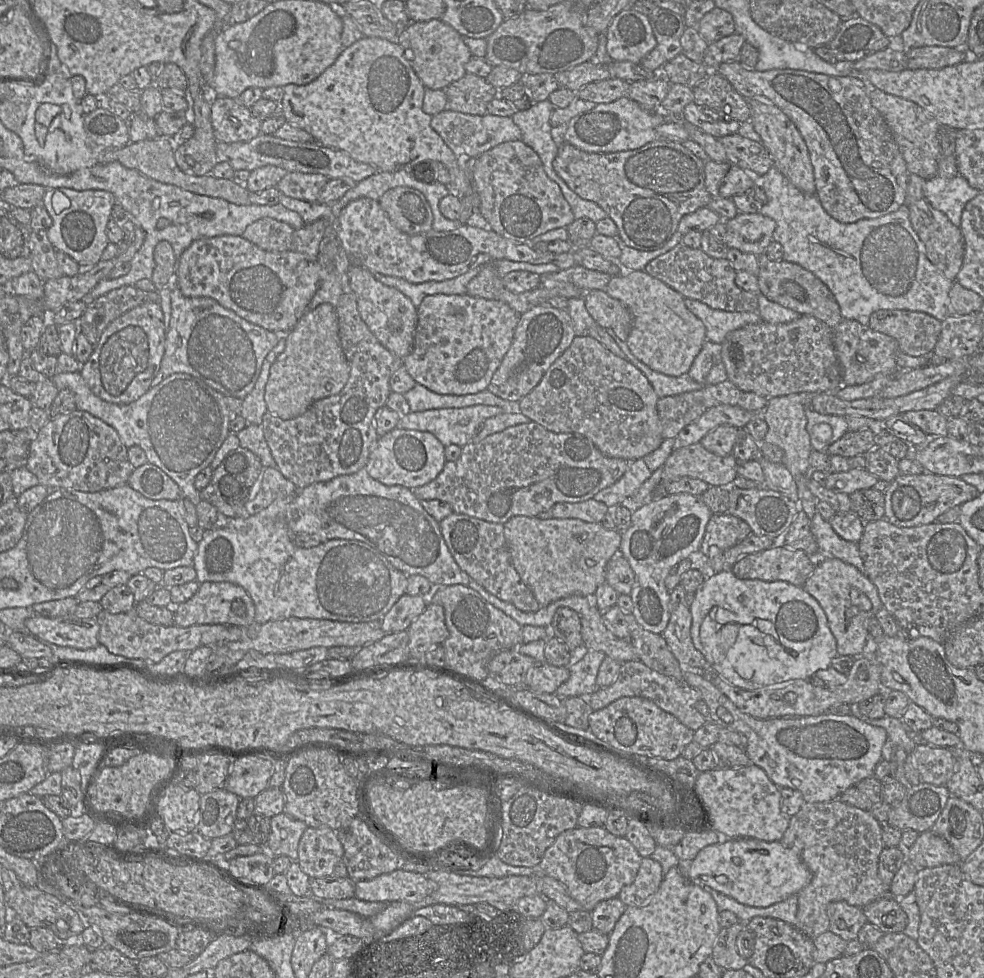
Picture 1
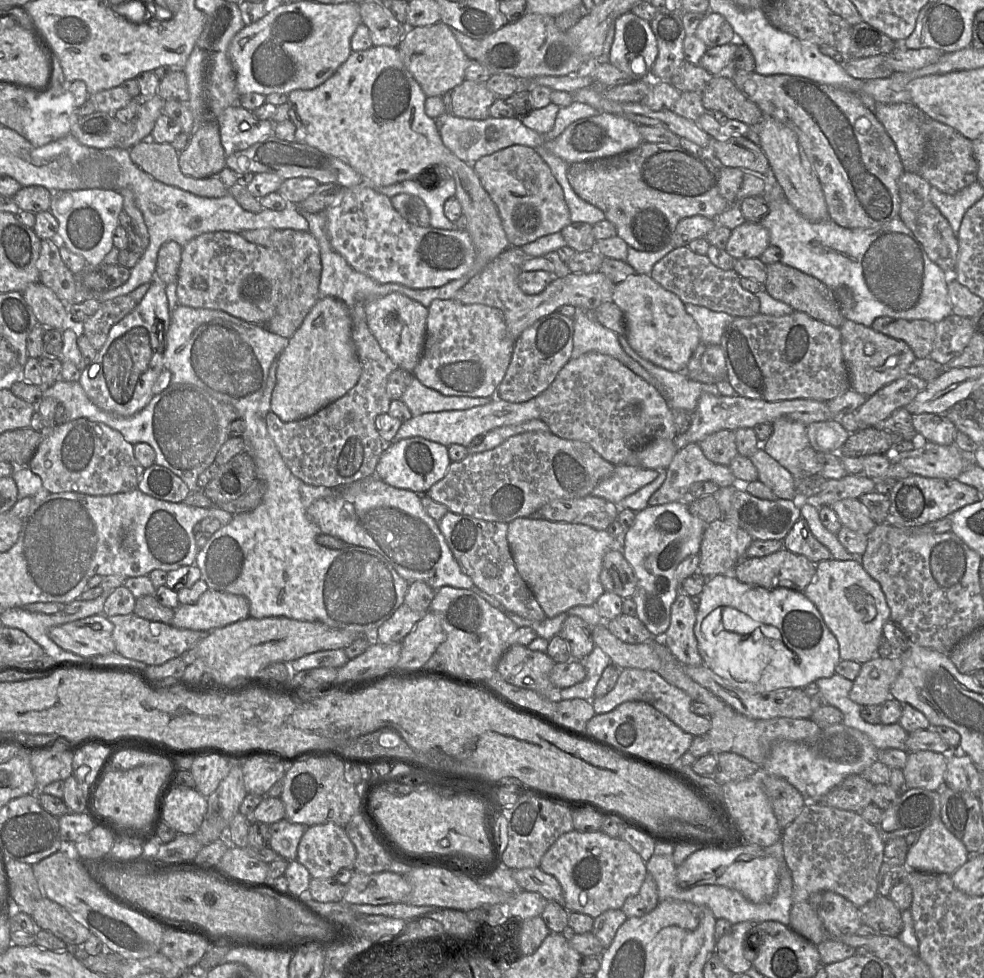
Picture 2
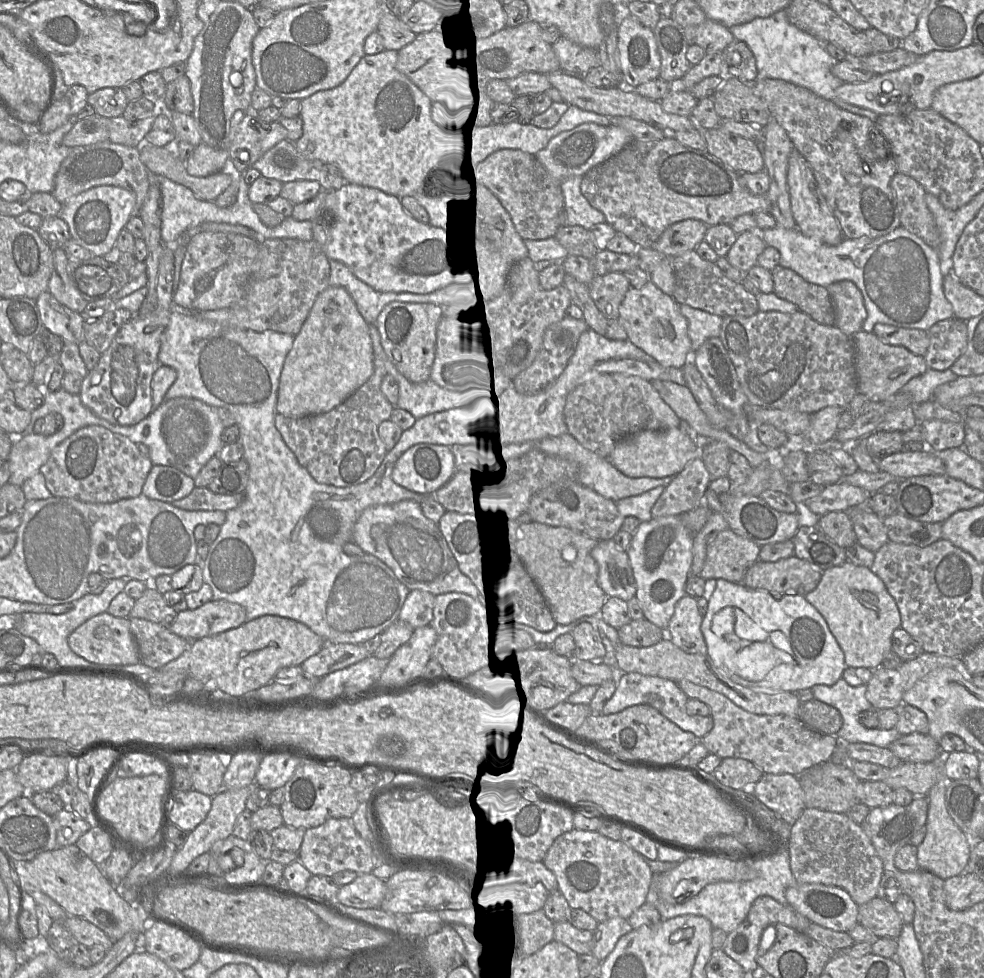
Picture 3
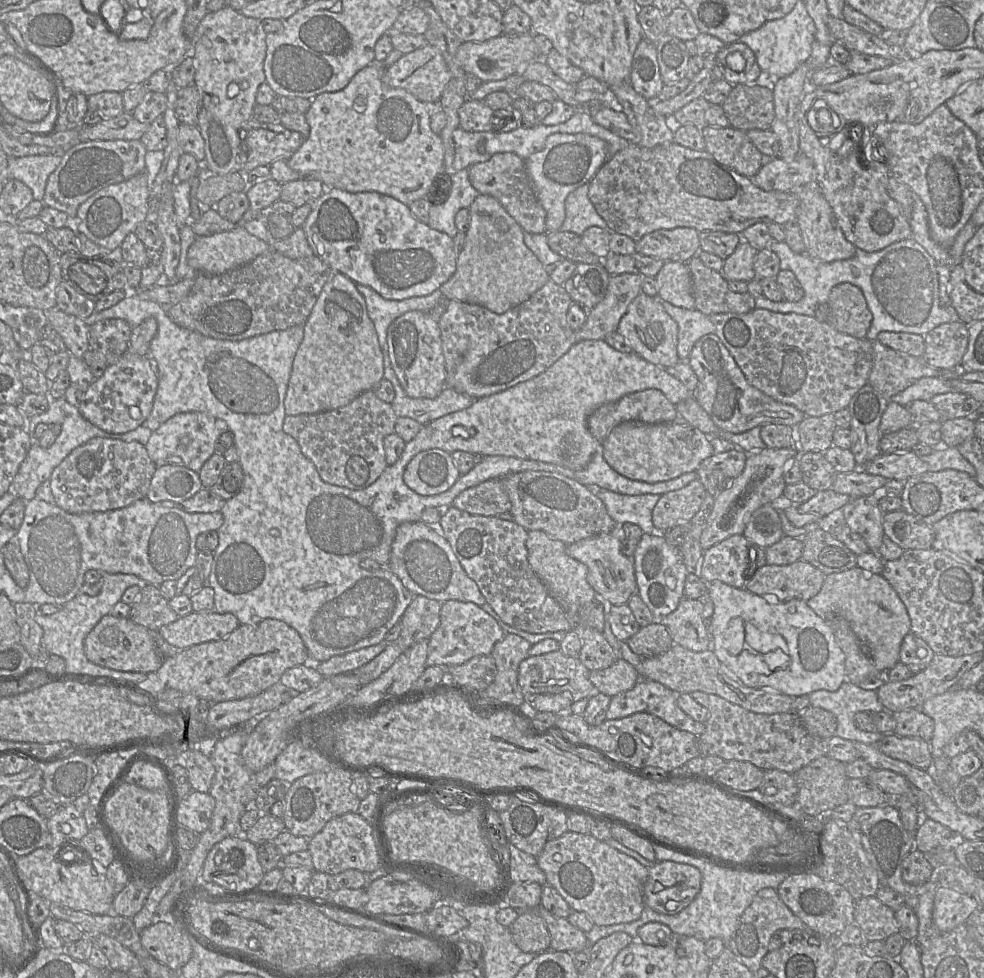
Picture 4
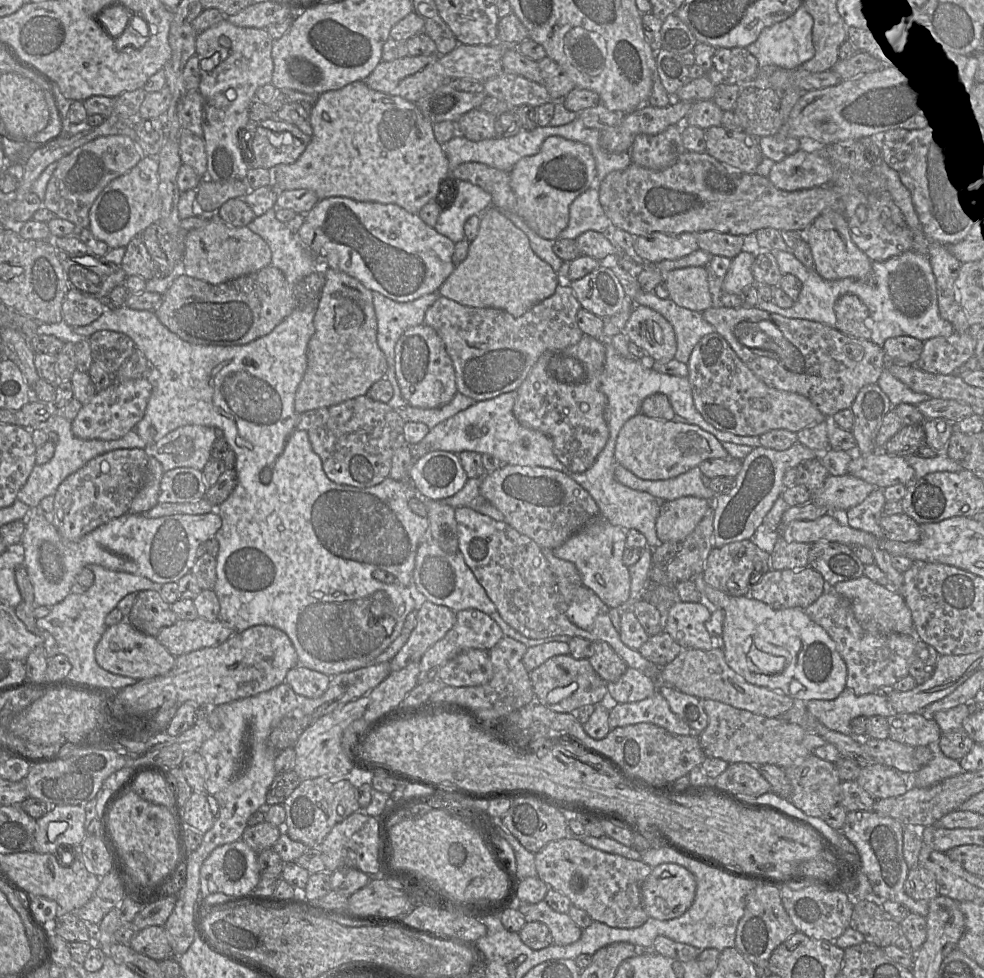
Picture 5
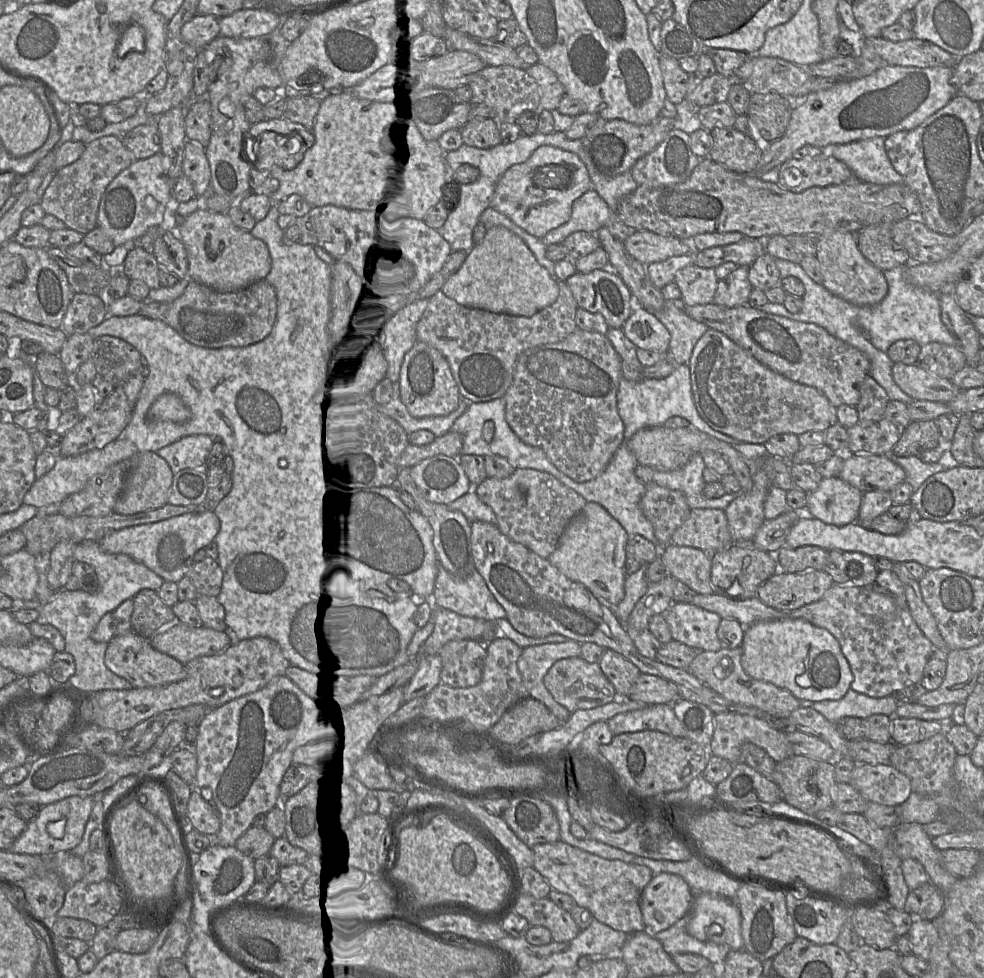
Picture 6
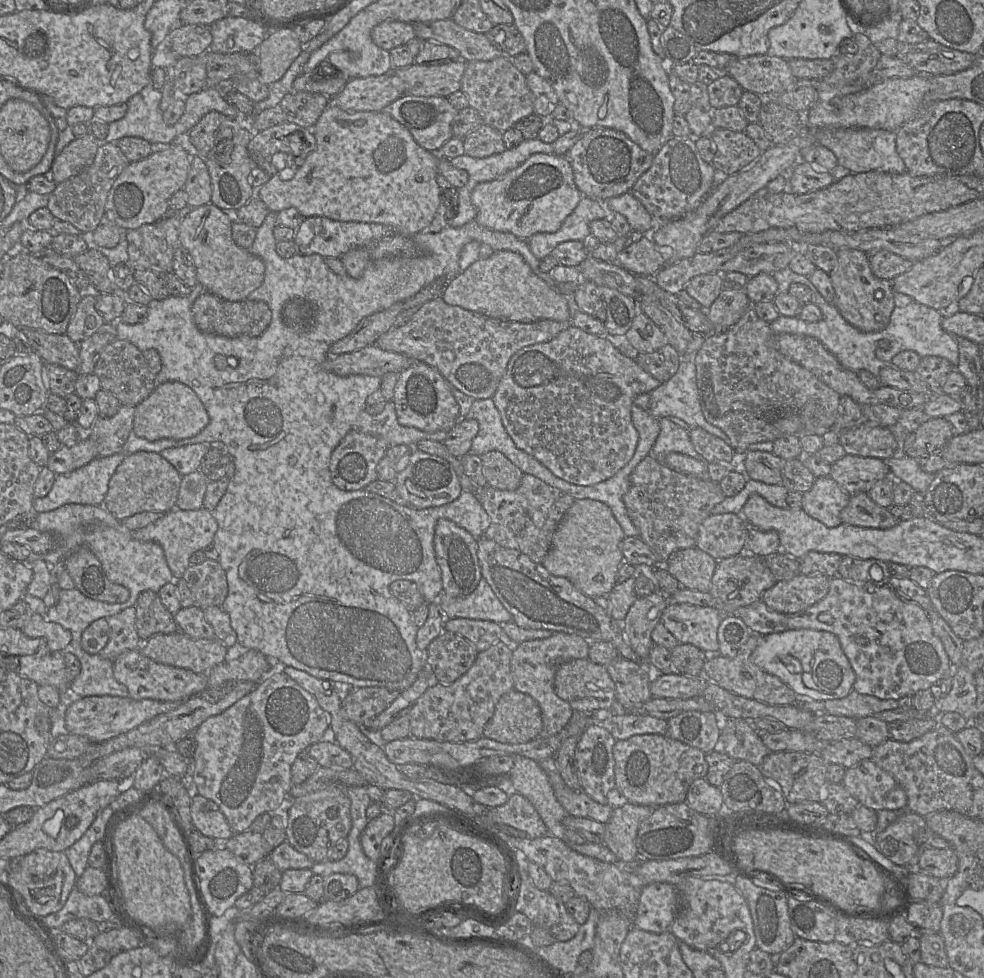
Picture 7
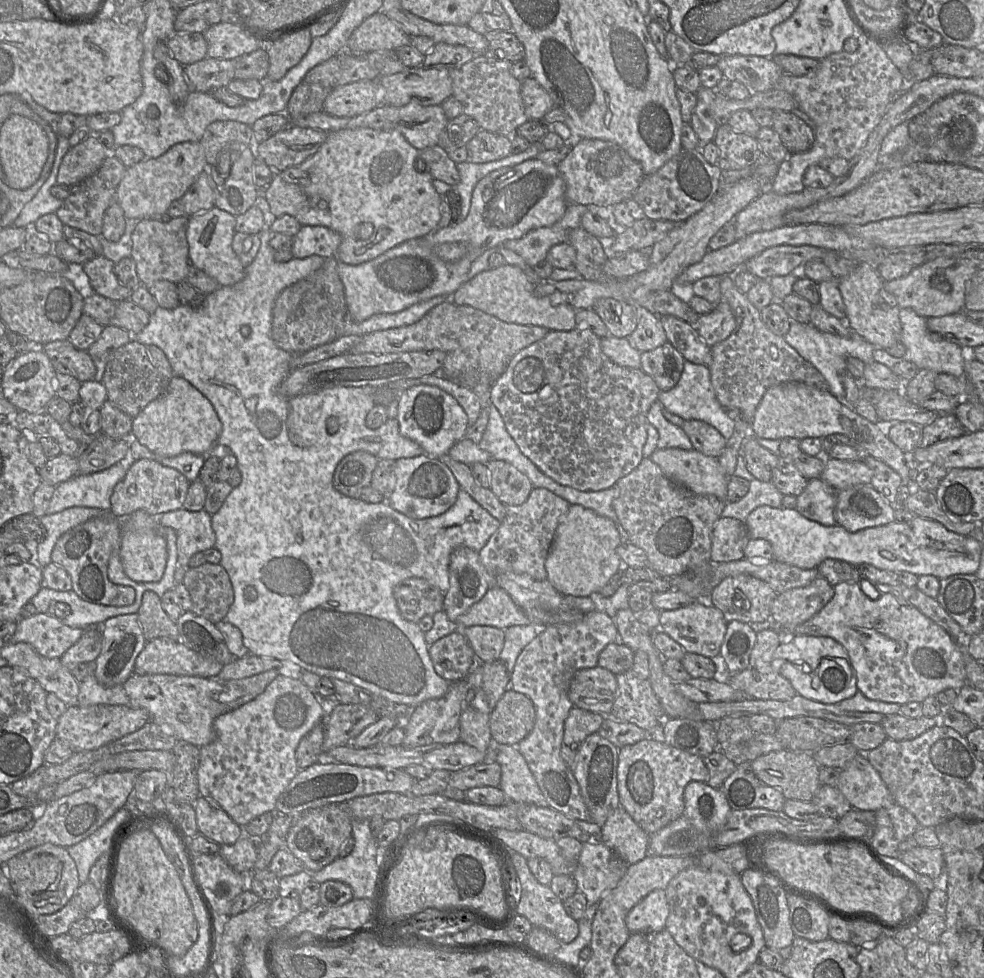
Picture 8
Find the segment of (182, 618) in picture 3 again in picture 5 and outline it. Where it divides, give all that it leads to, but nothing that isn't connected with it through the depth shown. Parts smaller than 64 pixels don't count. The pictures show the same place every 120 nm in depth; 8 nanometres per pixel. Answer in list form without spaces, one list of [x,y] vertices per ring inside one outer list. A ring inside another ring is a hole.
[[[200,617],[195,620],[177,620],[173,625],[162,628],[155,636],[170,654],[175,657],[206,647],[218,646],[227,641],[236,630],[226,622],[207,621]]]

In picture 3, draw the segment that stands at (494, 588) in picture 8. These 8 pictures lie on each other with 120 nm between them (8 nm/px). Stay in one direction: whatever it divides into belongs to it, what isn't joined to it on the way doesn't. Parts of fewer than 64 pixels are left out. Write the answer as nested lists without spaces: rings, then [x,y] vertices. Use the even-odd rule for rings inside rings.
[[[403,500],[365,509],[355,523],[353,542],[390,567],[410,591],[423,590],[434,596],[458,592],[473,598],[480,594],[473,581],[460,571],[438,524],[423,514],[416,501]]]

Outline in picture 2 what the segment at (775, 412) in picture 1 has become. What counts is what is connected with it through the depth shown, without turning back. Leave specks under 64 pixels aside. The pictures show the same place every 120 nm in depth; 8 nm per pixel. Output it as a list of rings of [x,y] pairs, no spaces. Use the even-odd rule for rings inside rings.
[[[786,418],[777,419],[772,423],[772,426],[773,426],[773,433],[766,442],[761,442],[761,443],[765,443],[764,450],[792,474],[792,476],[795,479],[795,490],[796,490],[796,480],[803,478],[803,472],[801,470],[801,465],[799,462],[799,453],[806,447],[810,446],[807,434],[807,426],[800,422],[792,421]]]

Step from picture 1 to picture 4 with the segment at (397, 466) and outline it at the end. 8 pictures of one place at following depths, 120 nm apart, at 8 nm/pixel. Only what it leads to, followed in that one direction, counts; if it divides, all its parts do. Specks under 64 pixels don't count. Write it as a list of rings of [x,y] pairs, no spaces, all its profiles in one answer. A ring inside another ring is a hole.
[[[429,449],[420,452],[410,461],[403,480],[417,494],[431,496],[447,491],[460,475],[450,453]]]

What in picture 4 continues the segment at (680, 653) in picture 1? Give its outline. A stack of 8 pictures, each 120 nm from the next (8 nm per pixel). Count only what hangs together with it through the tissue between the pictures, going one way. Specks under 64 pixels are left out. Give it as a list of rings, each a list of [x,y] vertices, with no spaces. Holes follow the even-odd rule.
[[[683,598],[678,607],[668,616],[666,616],[663,620],[656,620],[662,621],[667,629],[669,630],[673,642],[675,645],[680,645],[683,648],[686,648],[693,652],[703,652],[706,650],[711,650],[711,637],[708,631],[708,625],[706,624],[705,620],[703,619],[703,610],[704,610],[704,601],[700,599],[688,599]]]

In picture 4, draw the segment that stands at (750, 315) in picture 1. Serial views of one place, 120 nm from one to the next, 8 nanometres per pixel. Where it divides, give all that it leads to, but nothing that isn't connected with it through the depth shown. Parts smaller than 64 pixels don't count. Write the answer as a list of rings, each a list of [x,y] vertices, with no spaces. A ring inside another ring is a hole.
[[[662,298],[660,301],[665,311],[678,325],[677,352],[680,361],[686,361],[695,343],[703,336],[715,332],[715,325],[709,316],[697,309],[677,307]]]

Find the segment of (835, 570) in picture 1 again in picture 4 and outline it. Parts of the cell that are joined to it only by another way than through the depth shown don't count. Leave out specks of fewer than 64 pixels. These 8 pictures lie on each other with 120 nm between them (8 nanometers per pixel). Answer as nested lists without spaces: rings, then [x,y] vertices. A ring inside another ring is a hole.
[[[858,566],[828,574],[819,593],[807,604],[824,620],[835,615],[845,618],[879,671],[888,672],[900,661],[901,643],[911,630],[911,621],[905,605],[881,574]]]

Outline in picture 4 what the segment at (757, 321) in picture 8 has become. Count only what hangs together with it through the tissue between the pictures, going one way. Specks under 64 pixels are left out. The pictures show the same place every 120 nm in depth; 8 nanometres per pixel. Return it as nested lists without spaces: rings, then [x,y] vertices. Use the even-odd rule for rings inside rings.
[[[715,333],[700,338],[686,361],[698,378],[698,386],[691,392],[692,396],[722,430],[739,434],[764,424],[794,427],[806,417],[796,407],[778,402],[753,387]]]

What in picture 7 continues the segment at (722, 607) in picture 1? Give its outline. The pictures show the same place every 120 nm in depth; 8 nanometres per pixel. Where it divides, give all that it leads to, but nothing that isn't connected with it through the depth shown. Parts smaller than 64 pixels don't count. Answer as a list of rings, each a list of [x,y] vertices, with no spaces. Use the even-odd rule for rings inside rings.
[[[691,547],[673,552],[663,565],[681,583],[682,588],[710,592],[717,562],[705,551]],[[792,629],[763,635],[753,652],[753,662],[780,678],[797,695],[807,695],[816,701],[846,697],[854,689],[856,680],[838,637],[828,631]]]

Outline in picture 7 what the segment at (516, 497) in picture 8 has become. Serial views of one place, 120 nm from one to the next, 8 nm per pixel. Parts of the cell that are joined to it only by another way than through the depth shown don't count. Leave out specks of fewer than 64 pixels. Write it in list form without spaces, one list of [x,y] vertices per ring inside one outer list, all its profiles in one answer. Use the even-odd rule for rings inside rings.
[[[489,451],[480,457],[483,474],[489,486],[501,490],[515,490],[519,487],[524,473],[503,453]]]

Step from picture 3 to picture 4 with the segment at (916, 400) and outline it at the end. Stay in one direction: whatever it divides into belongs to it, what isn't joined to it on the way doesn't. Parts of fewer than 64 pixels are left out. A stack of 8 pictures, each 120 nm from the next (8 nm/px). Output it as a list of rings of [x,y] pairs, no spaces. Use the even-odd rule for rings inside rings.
[[[940,376],[921,378],[903,391],[894,395],[890,401],[906,406],[915,400],[930,401],[934,396],[953,391],[951,378]]]

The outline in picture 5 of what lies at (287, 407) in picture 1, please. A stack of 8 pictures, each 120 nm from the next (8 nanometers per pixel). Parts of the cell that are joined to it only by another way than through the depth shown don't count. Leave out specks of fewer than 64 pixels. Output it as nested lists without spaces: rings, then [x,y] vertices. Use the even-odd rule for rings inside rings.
[[[325,267],[325,284],[313,320],[314,334],[307,347],[307,368],[297,388],[297,413],[330,407],[367,395],[371,386],[385,378],[388,364],[377,343],[373,292],[348,274]]]

